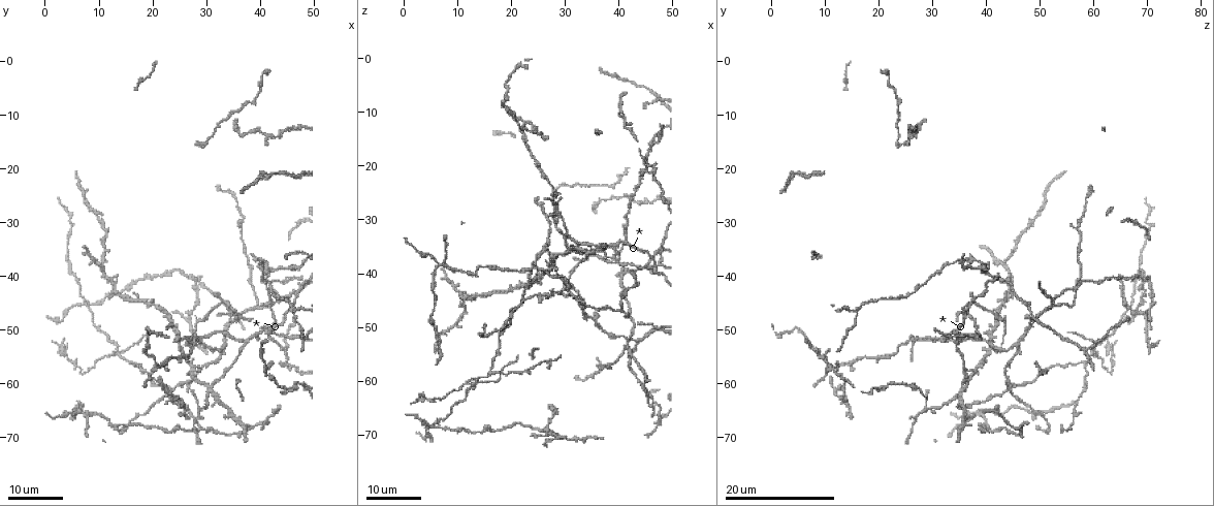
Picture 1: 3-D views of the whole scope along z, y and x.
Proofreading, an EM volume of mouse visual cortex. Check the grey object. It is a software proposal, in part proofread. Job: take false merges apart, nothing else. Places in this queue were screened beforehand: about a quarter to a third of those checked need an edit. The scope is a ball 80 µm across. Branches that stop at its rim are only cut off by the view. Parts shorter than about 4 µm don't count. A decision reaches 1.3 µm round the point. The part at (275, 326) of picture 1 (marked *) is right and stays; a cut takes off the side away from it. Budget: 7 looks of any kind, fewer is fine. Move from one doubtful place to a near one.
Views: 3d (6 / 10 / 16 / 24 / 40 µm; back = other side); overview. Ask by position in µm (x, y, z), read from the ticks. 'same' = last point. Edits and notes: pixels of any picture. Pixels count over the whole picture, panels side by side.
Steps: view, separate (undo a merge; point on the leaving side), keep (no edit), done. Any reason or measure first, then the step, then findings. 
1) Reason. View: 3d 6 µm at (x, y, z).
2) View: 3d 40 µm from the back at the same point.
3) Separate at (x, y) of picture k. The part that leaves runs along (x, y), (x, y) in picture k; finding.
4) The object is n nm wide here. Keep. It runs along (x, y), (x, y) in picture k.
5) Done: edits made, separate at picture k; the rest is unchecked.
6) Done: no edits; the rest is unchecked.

Branch point. View: 3d 16 µm at (45.0, 38.5, 39.0).

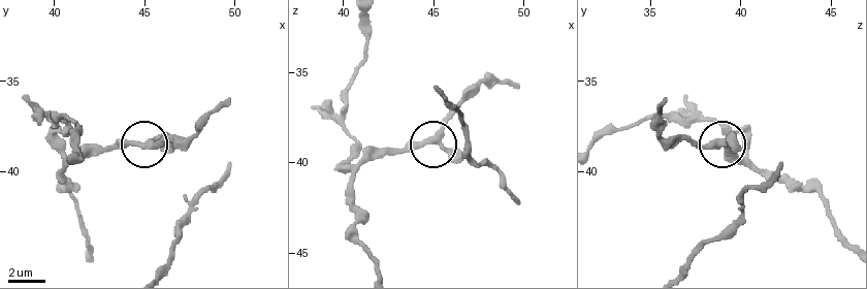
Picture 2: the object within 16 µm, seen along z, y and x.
Zoom in. View: 3d 10 µm at (44.9, 38.5, 38.7).

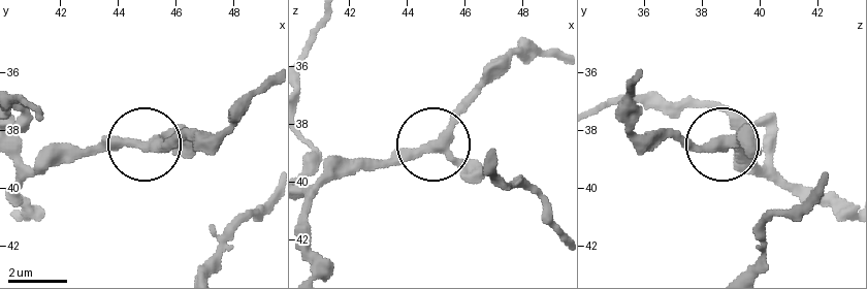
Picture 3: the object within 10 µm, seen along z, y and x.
Keep. One cell here.

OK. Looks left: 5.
Thin arm on a thick one. View: 3d 16 µm at (41.0, 39.0, 40.0).

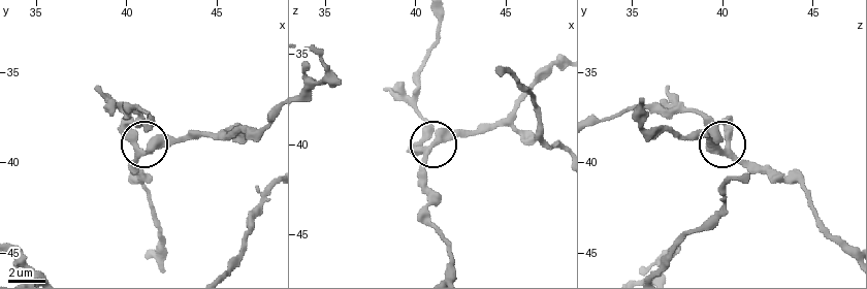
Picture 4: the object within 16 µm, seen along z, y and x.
View: 3d 10 µm at (40.7, 39.2, 40.3).

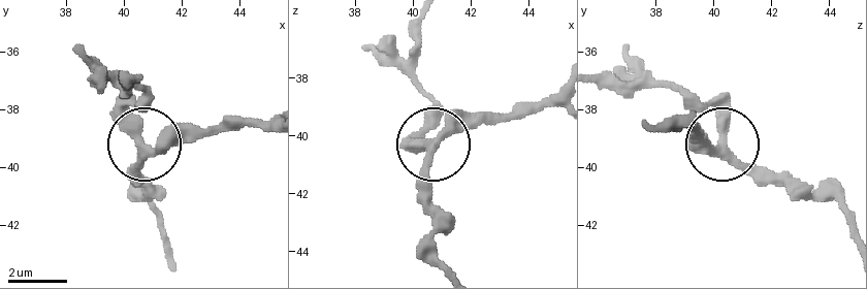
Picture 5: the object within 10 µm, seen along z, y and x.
Keep. All the same cell.

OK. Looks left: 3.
Three-way junction. View: 3d 16 µm at (22.5, 61.5, 43.5).

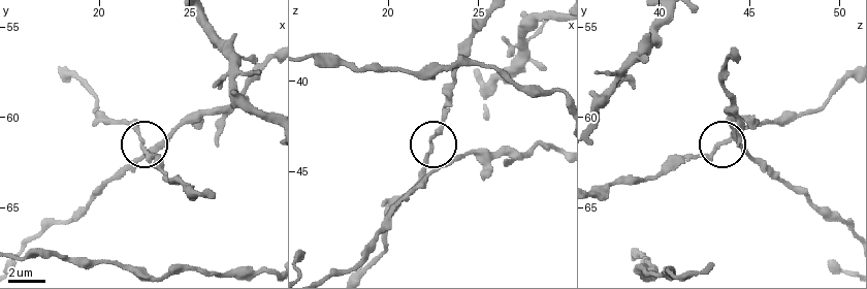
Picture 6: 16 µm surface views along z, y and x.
View: 3d 10 µm at (22.4, 61.3, 43.8).

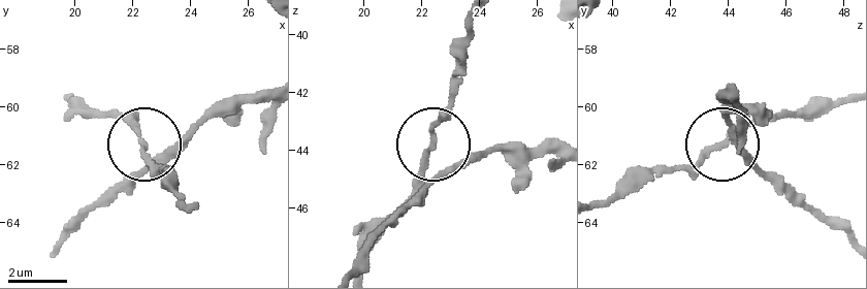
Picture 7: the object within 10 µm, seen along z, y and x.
The side arm is 56 µm long. Keep. Continuous, no second cell.

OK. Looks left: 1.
Done: no edits; the rest is unchecked.

